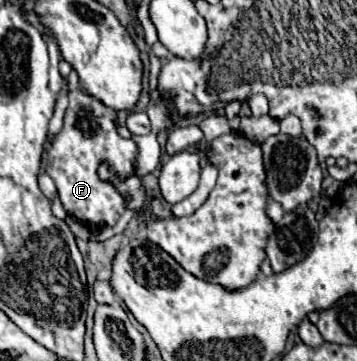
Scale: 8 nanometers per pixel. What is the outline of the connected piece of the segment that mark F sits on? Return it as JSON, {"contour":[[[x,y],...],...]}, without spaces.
{"contour":[[[81,88],[69,92],[69,106],[63,118],[61,132],[53,138],[51,148],[47,152],[47,174],[53,178],[59,200],[69,216],[75,216],[87,226],[105,228],[115,226],[121,214],[125,212],[125,200],[117,186],[109,180],[101,180],[97,176],[99,166],[103,162],[113,168],[113,174],[119,178],[131,176],[135,168],[137,144],[133,140],[125,140],[117,132],[117,112],[101,100],[85,94]]]}

